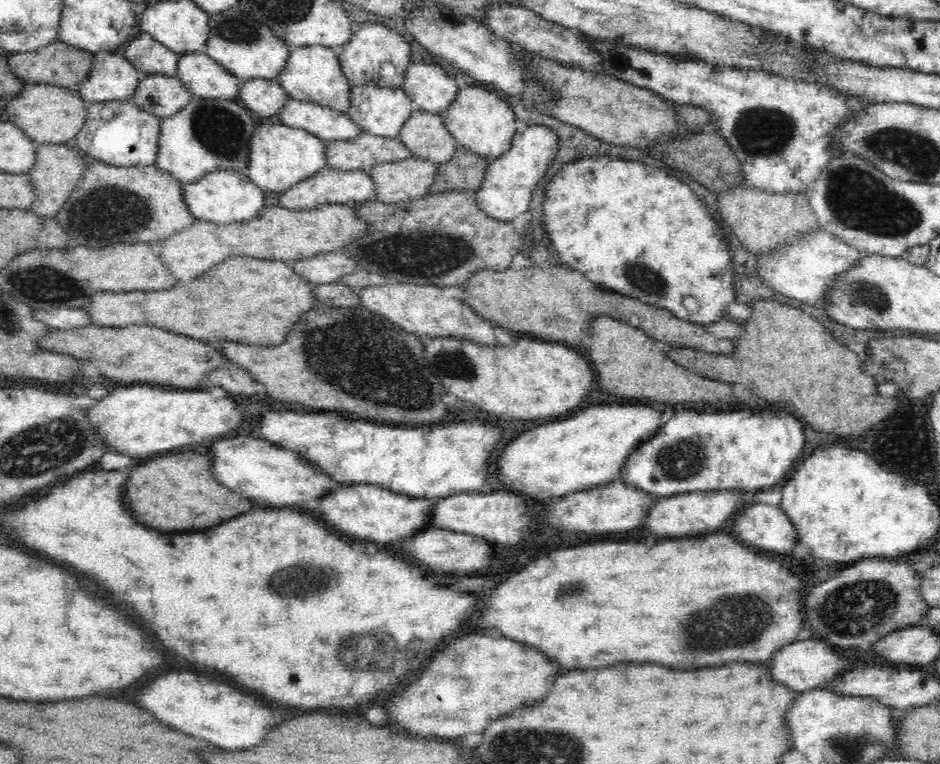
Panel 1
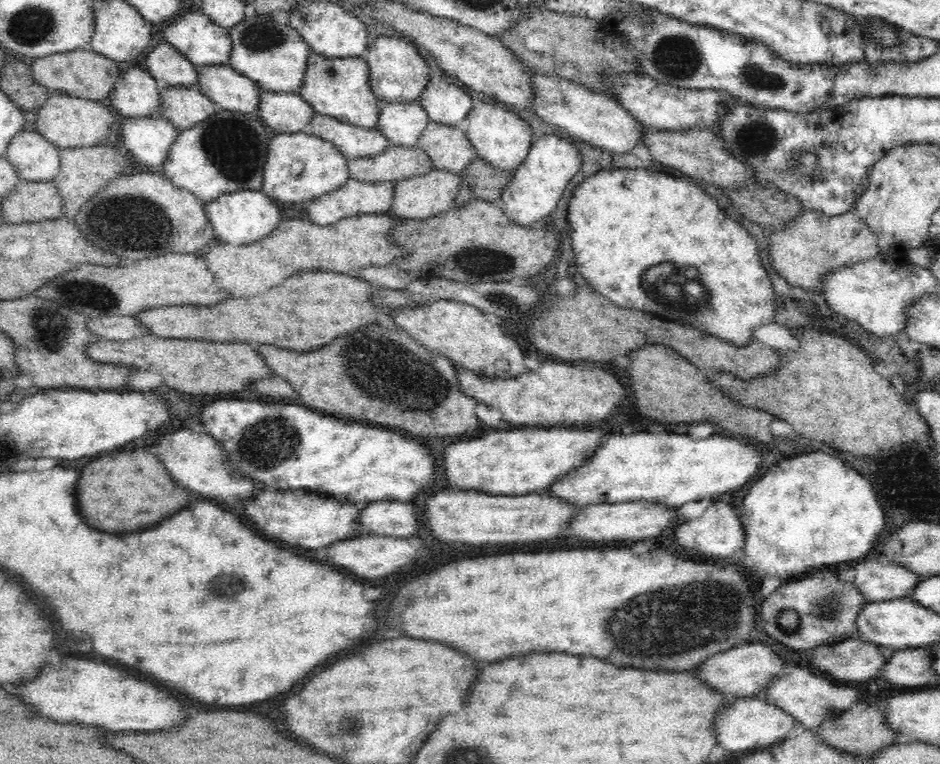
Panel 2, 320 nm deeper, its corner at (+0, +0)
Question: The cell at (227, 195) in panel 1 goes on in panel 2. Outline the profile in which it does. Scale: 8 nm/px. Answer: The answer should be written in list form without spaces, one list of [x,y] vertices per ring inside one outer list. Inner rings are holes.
[[[239,190],[226,193],[204,205],[207,218],[214,227],[215,237],[222,242],[234,243],[234,245],[239,242],[262,241],[262,239],[268,238],[284,221],[275,200],[264,194],[263,190]]]

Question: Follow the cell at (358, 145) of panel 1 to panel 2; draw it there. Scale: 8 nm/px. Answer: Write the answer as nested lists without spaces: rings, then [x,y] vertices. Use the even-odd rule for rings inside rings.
[[[388,147],[375,157],[350,159],[347,161],[350,179],[362,182],[393,183],[400,179],[425,175],[435,169],[426,151],[416,147]]]

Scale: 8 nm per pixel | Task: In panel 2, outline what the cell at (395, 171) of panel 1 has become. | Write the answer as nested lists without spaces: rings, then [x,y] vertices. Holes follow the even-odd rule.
[[[435,168],[425,175],[400,179],[394,183],[395,191],[391,204],[391,214],[402,218],[430,218],[434,215],[450,211],[457,206],[455,198],[460,188],[461,178],[459,174]]]

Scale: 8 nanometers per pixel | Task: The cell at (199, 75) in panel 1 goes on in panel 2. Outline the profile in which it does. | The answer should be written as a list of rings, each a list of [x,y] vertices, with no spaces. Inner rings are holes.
[[[206,65],[198,69],[201,91],[218,109],[238,110],[256,114],[260,104],[260,88],[251,80],[228,65]]]

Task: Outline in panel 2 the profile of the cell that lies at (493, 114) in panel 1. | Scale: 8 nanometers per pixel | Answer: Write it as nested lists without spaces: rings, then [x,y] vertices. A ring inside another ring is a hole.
[[[476,102],[467,114],[465,131],[478,158],[484,159],[494,168],[514,171],[527,157],[533,145],[532,128],[511,109],[498,107],[488,102]]]

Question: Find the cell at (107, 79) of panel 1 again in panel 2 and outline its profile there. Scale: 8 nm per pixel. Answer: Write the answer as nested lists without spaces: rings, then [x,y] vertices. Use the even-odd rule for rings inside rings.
[[[138,64],[121,74],[110,96],[120,119],[160,114],[162,85]]]

